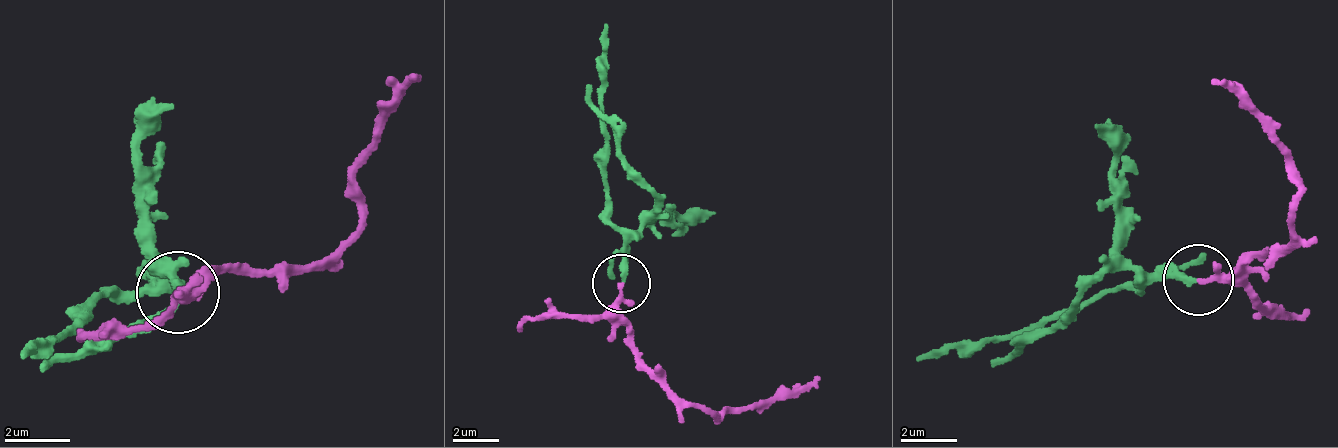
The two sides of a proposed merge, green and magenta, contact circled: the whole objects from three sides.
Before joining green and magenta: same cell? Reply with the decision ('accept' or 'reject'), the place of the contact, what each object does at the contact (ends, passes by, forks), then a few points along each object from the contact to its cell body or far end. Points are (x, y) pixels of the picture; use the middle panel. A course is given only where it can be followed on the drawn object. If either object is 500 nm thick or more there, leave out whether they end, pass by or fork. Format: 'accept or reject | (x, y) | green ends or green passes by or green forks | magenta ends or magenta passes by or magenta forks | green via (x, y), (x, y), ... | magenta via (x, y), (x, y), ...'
accept | (621, 283) | green ends | magenta ends | green via (622, 281), (625, 229), (612, 200), (604, 22) | magenta via (622, 281), (630, 352), (666, 385), (713, 415), (728, 412), (759, 412), (820, 378)

